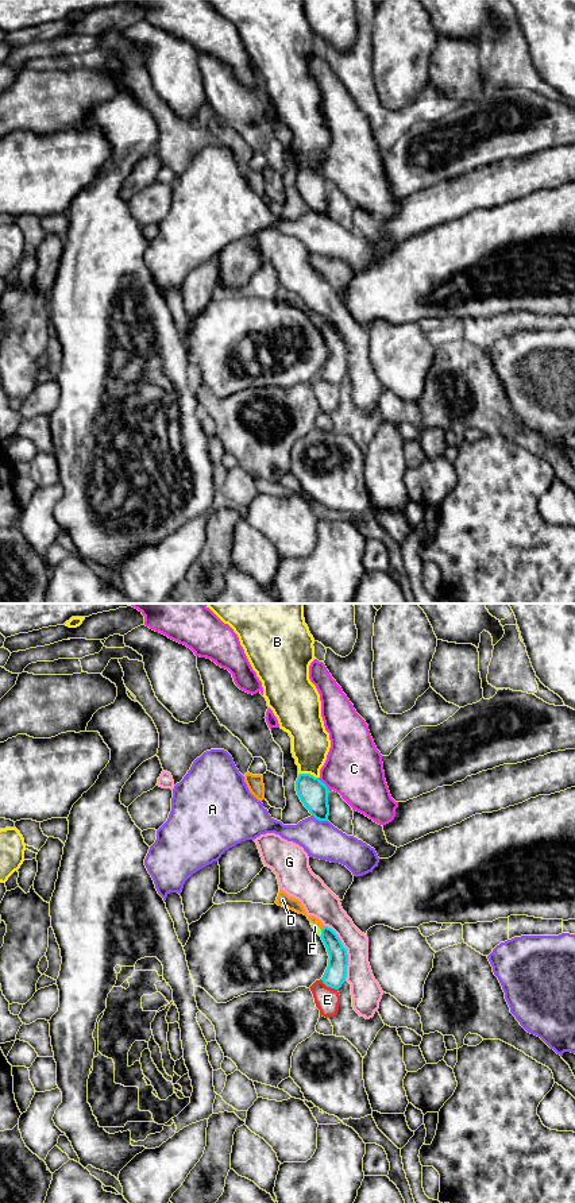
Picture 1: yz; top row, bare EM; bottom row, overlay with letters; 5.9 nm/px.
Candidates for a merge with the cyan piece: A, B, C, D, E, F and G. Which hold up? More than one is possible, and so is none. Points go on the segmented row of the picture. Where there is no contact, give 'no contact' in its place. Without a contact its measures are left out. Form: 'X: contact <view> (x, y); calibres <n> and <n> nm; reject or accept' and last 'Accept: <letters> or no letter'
A: contact yz (320, 820); calibres 170 and 220 nm; reject
B: contact yz (308, 774); calibres 170 and 220 nm; reject
C: contact yz (324, 785); calibres 170 and 340 nm; reject
D: contact yz (323, 928); calibres 120 and 80 nm; reject
E: contact yz (328, 986); calibres 130 and 150 nm; reject
F: contact yz (321, 933); calibres 130 and 40 nm; reject
G: contact yz (346, 952); calibres 130 and 170 nm; reject
Accept: no letter

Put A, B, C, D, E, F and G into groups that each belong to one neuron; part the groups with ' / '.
A / B / C / D F / E / G

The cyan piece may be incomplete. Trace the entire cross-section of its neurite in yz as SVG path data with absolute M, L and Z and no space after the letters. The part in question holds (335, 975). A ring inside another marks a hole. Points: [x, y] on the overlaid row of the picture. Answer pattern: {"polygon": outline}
{"polygon": "M328 926L321 929L321 940L328 952L328 967L321 978L327 987L339 990L347 978L348 955L337 934Z"}

